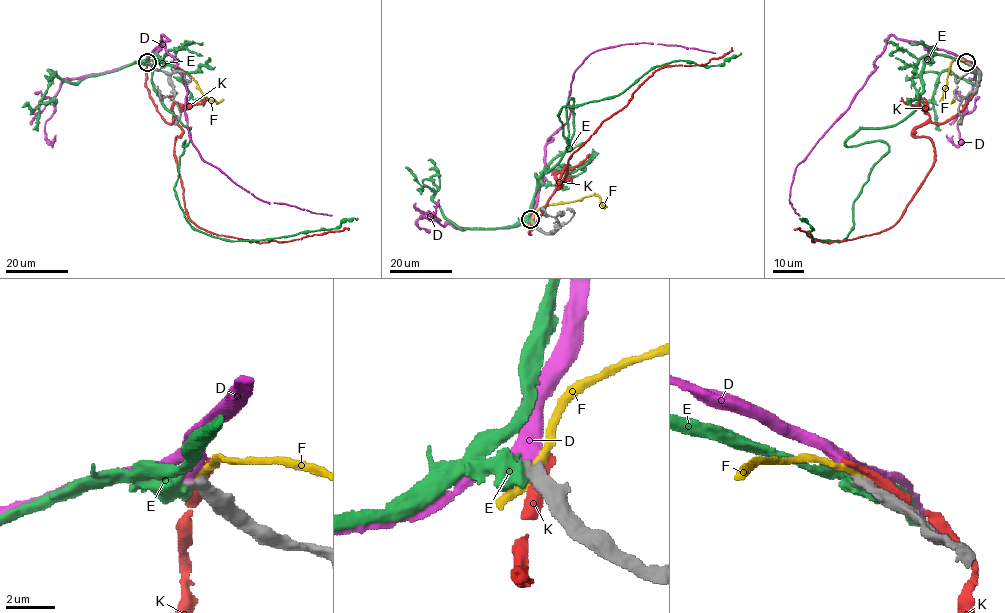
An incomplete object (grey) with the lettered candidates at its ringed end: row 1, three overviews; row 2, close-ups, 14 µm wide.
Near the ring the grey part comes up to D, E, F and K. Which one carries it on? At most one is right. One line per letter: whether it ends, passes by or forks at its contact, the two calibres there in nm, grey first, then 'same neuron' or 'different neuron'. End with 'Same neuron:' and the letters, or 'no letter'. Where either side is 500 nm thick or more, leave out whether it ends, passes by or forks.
D: calibres 550 and 480 nm; different neuron
E: calibres 500 and 550 nm; different neuron
F: calibres 600 and 320 nm; different neuron
K: calibres 650 and 400 nm; different neuron
Same neuron: no letter

